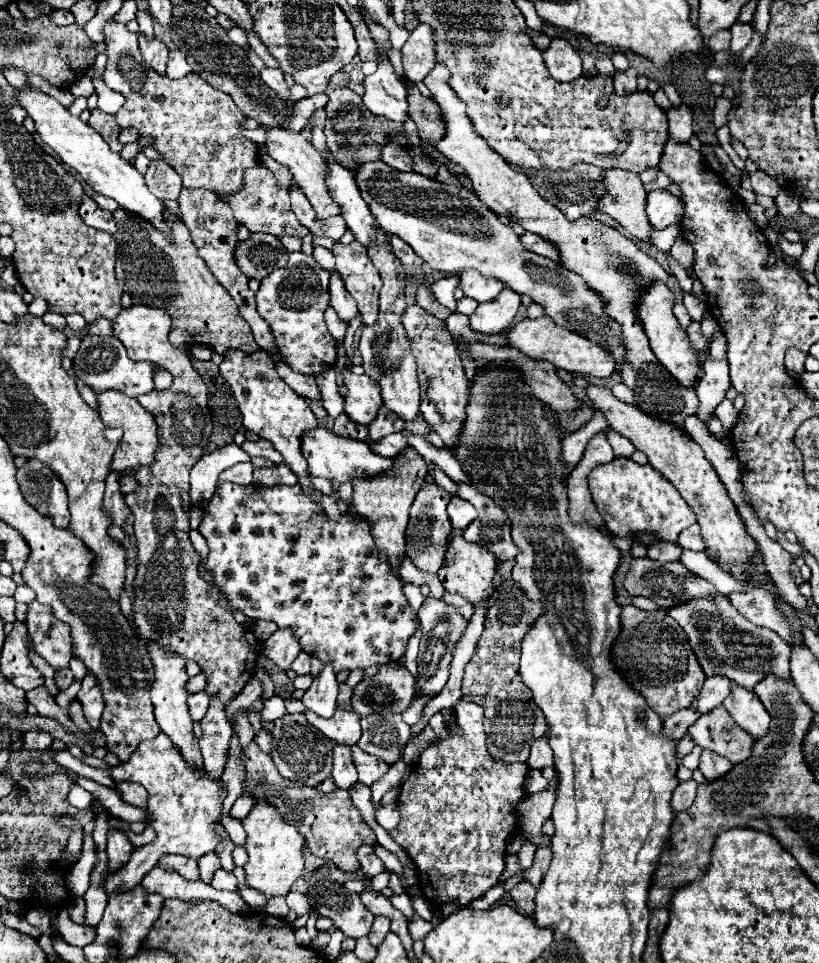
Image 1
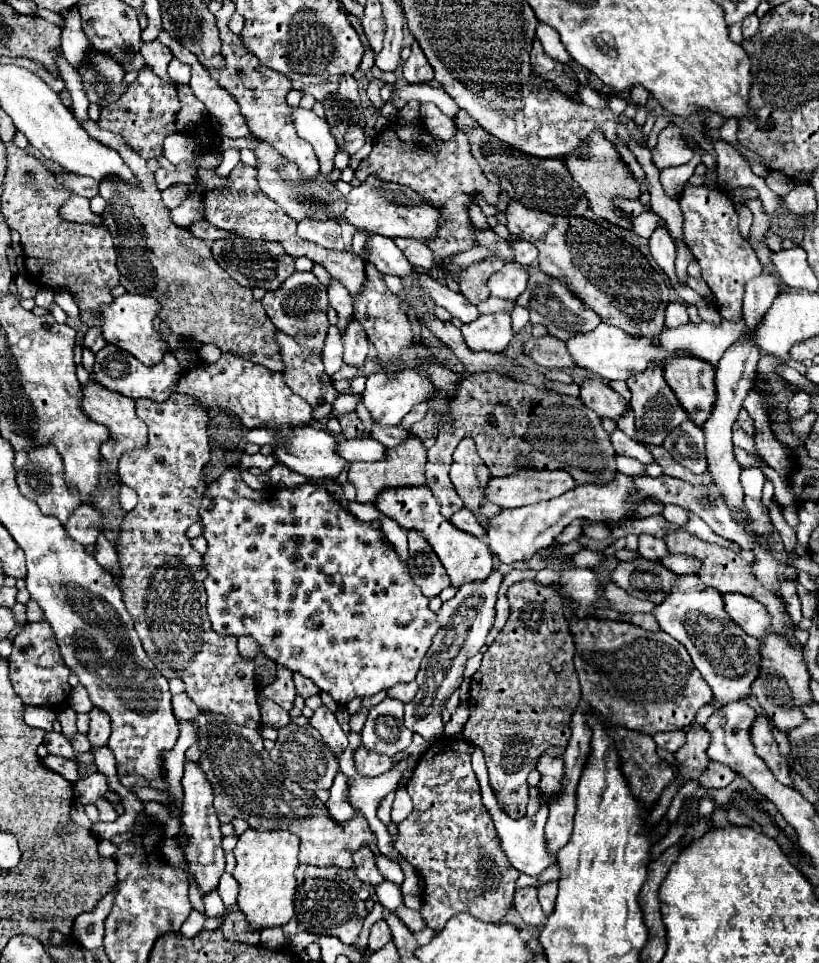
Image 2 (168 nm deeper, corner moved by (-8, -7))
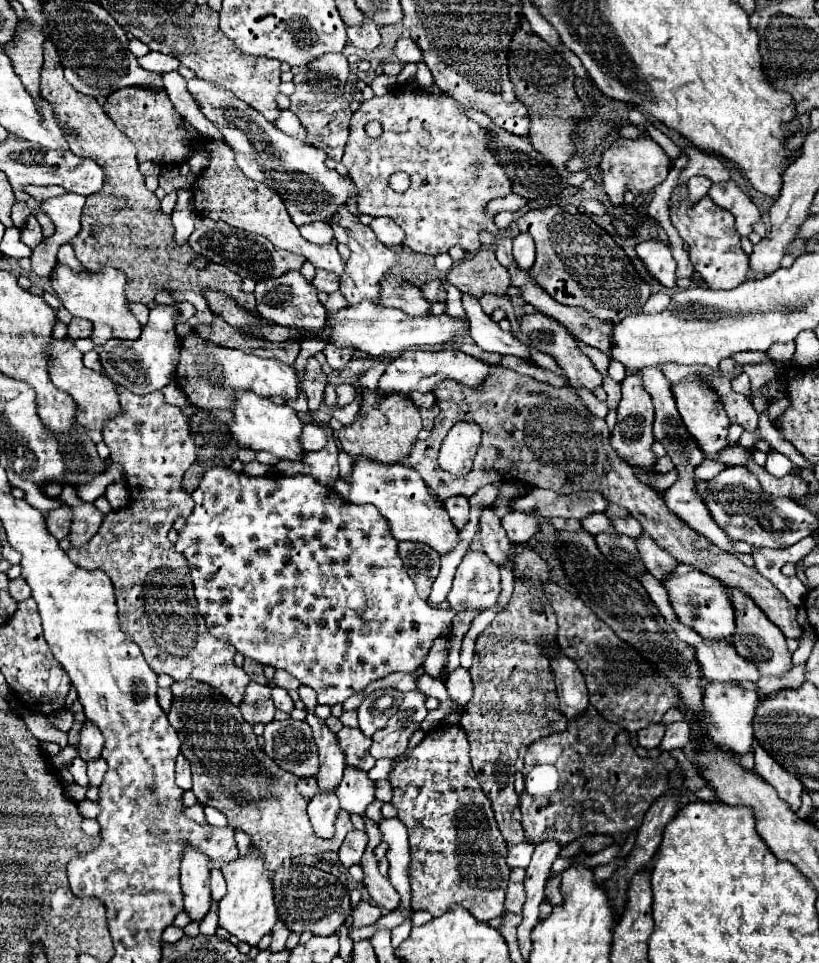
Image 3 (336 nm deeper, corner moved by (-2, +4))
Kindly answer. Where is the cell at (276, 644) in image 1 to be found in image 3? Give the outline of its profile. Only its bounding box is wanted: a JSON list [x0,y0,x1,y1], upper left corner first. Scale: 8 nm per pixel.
[268,679,294,713]

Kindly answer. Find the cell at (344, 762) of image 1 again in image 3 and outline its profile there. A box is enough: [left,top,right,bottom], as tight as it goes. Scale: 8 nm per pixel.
[308,791,340,837]

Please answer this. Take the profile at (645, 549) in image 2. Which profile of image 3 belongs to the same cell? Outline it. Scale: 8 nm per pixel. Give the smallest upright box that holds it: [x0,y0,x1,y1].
[612,515,644,539]

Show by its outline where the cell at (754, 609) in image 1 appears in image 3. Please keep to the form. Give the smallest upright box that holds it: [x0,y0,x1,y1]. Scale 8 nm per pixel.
[664,563,736,637]

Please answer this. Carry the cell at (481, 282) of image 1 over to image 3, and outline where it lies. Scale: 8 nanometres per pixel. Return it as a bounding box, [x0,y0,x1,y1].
[514,235,534,271]

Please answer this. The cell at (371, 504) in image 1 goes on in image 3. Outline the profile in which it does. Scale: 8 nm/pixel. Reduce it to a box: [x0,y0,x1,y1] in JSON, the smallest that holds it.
[340,391,422,463]

